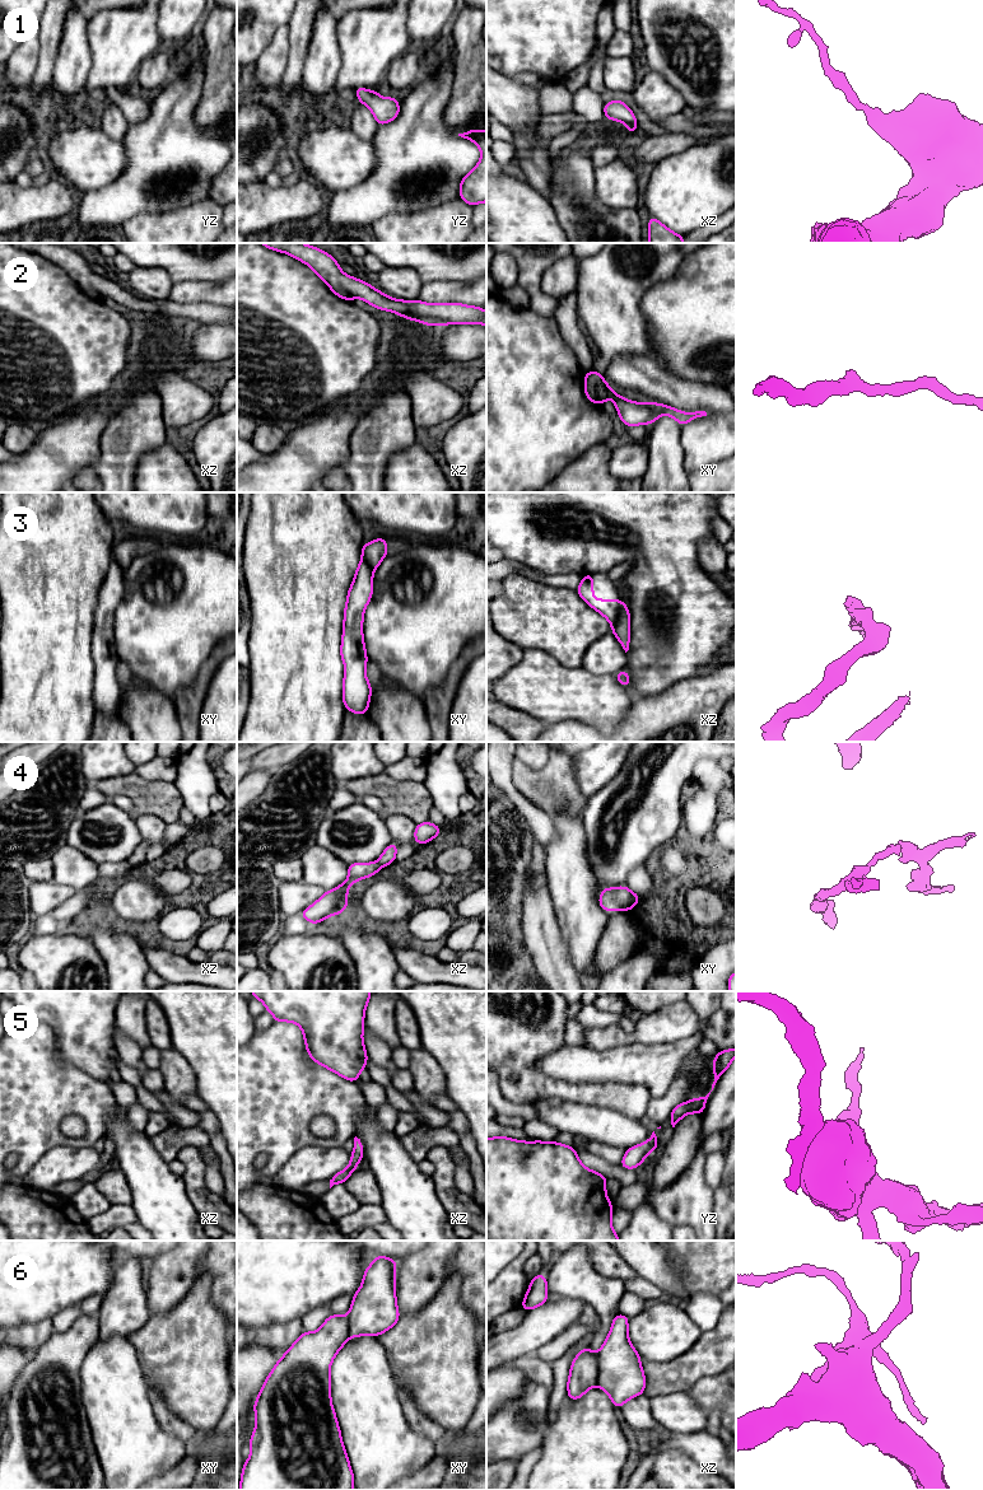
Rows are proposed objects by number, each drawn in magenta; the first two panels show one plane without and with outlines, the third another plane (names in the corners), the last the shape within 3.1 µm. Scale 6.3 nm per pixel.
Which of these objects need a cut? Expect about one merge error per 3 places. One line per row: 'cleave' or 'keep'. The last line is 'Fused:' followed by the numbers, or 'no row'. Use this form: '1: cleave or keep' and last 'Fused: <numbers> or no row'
1: keep
2: keep
3: cleave
4: cleave
5: keep
6: cleave
Fused: 3, 4, 6

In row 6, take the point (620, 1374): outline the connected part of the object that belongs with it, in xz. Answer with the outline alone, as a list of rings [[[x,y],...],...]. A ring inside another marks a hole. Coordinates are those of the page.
[[[619,1313],[611,1330],[596,1354],[598,1360],[598,1386],[610,1396],[616,1409],[644,1393],[646,1377],[640,1356],[628,1333],[629,1318]]]

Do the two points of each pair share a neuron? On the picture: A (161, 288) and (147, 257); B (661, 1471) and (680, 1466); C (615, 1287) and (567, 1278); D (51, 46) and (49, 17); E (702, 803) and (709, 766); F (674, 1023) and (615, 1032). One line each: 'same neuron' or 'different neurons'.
A: different neurons
B: same neuron
C: same neuron
D: same neuron
E: same neuron
F: same neuron

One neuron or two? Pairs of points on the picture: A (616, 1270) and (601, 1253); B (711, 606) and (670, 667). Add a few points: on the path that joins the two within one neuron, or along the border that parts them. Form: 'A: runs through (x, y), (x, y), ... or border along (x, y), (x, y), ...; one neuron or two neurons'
A: runs through (613, 1266), (604, 1257); one neuron
B: runs through (695, 621), (670, 647), (670, 652); one neuron

